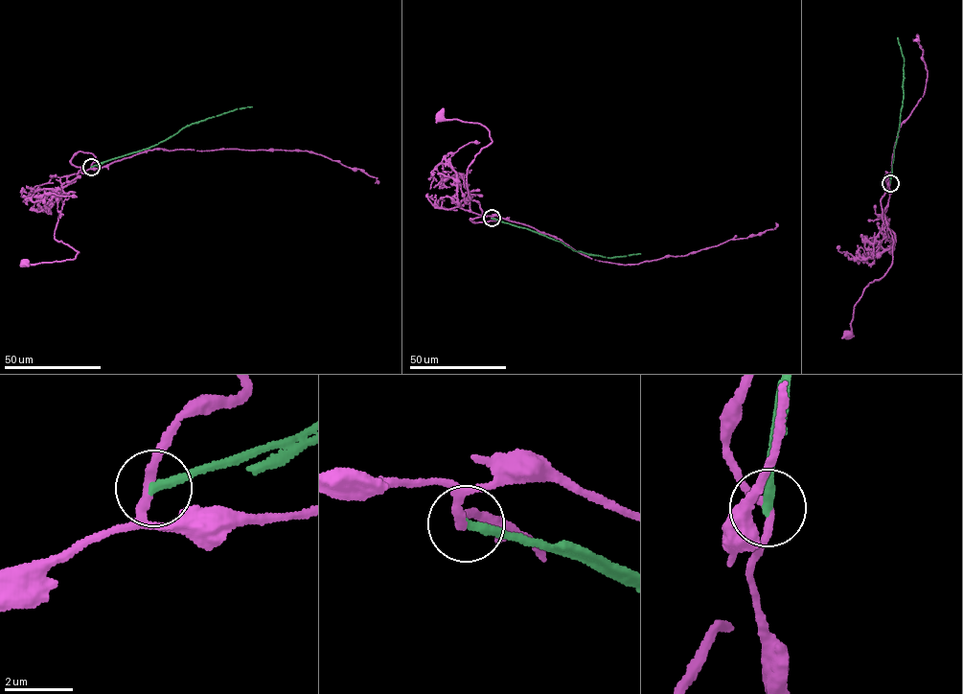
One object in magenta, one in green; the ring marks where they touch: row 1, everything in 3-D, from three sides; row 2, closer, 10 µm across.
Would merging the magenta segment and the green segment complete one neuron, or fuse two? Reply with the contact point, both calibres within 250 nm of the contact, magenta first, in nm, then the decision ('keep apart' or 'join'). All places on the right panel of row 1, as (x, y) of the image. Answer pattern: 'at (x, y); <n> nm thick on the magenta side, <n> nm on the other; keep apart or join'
at (890, 183); 240 nm thick on the magenta side, 260 nm on the other; keep apart

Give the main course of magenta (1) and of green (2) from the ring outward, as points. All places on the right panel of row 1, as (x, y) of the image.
1: (889, 183), (885, 172), (888, 191), (881, 204), (882, 219), (892, 236), (891, 266), (866, 287), (848, 335)
2: (890, 183), (904, 92), (904, 57), (898, 37)

